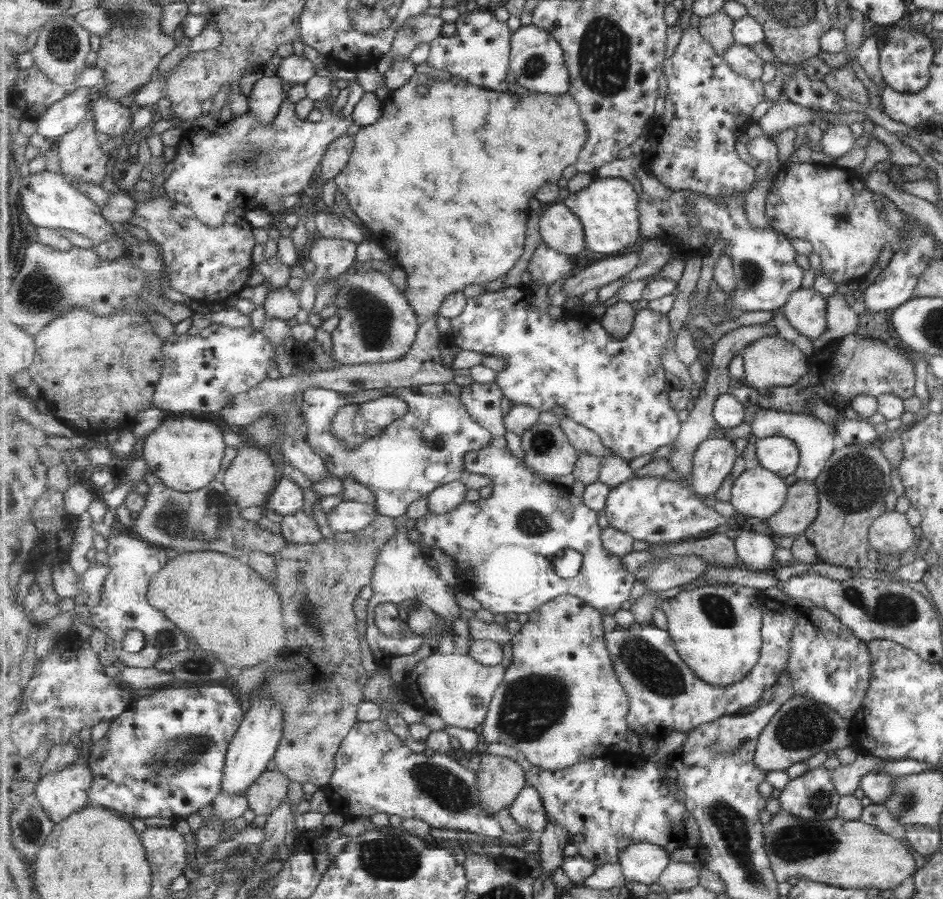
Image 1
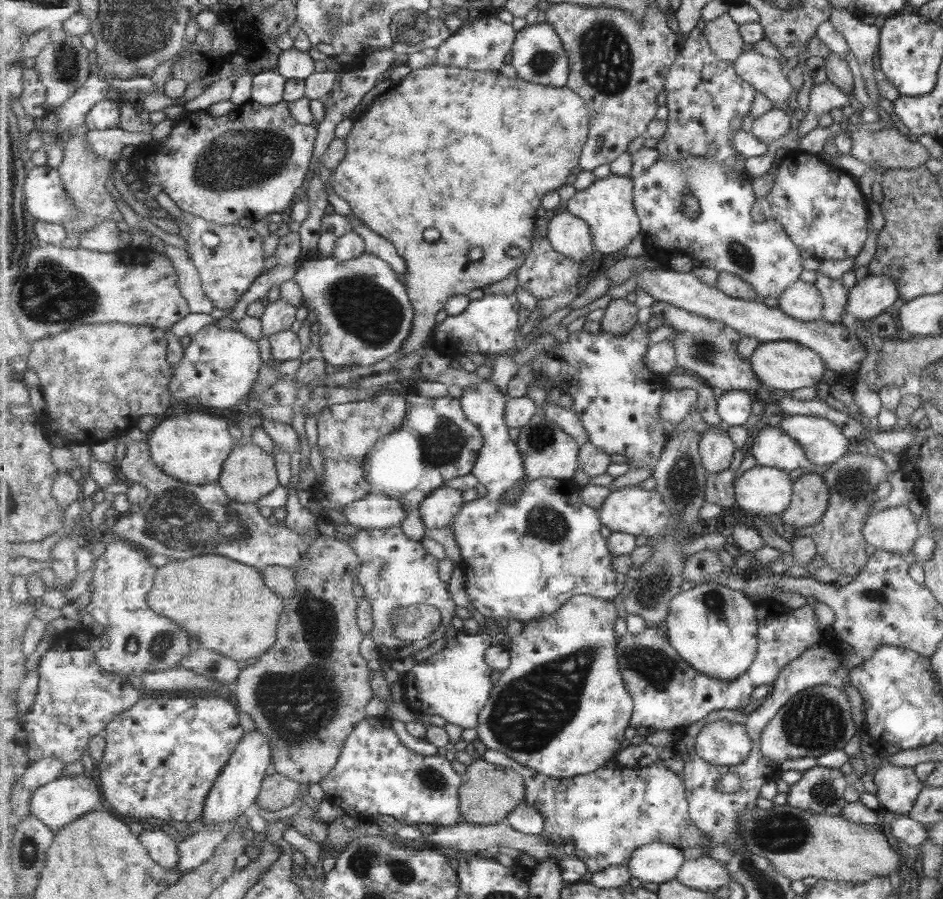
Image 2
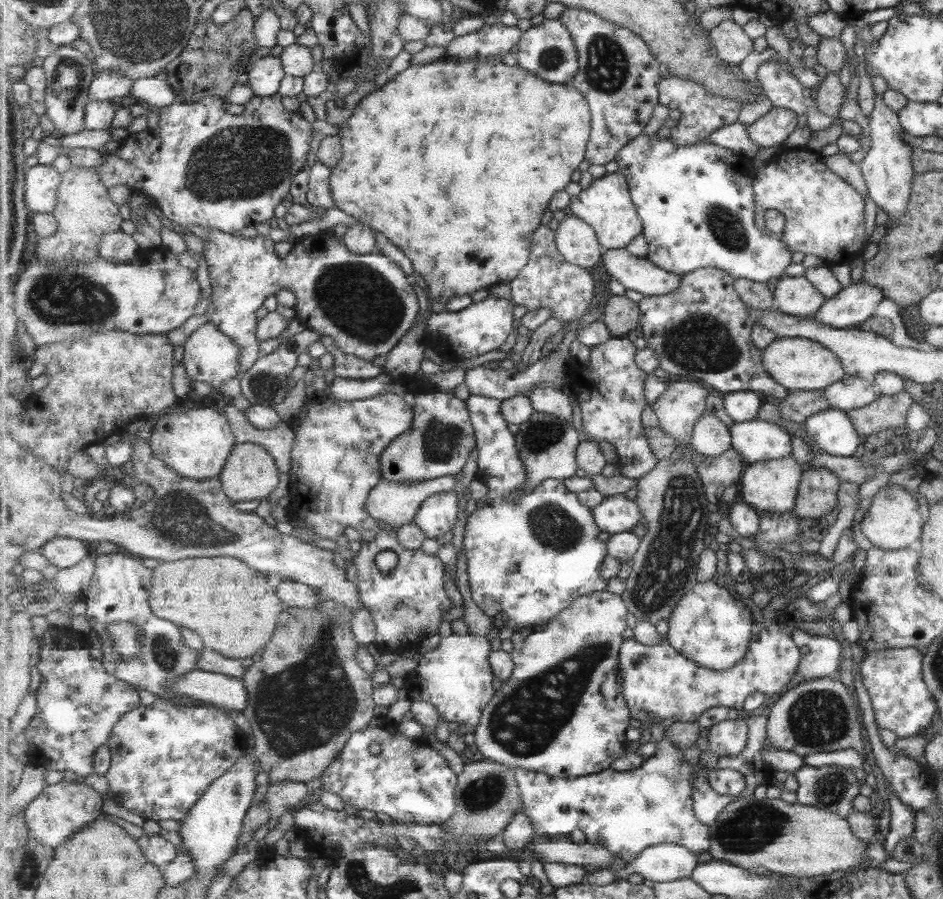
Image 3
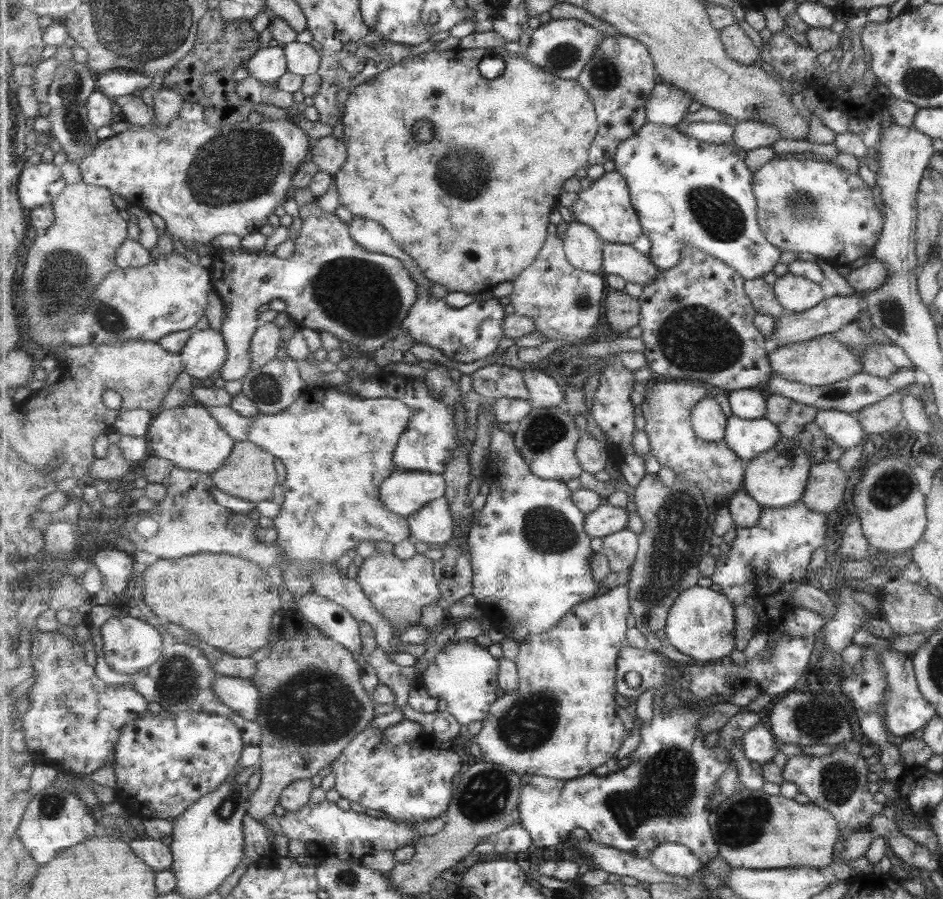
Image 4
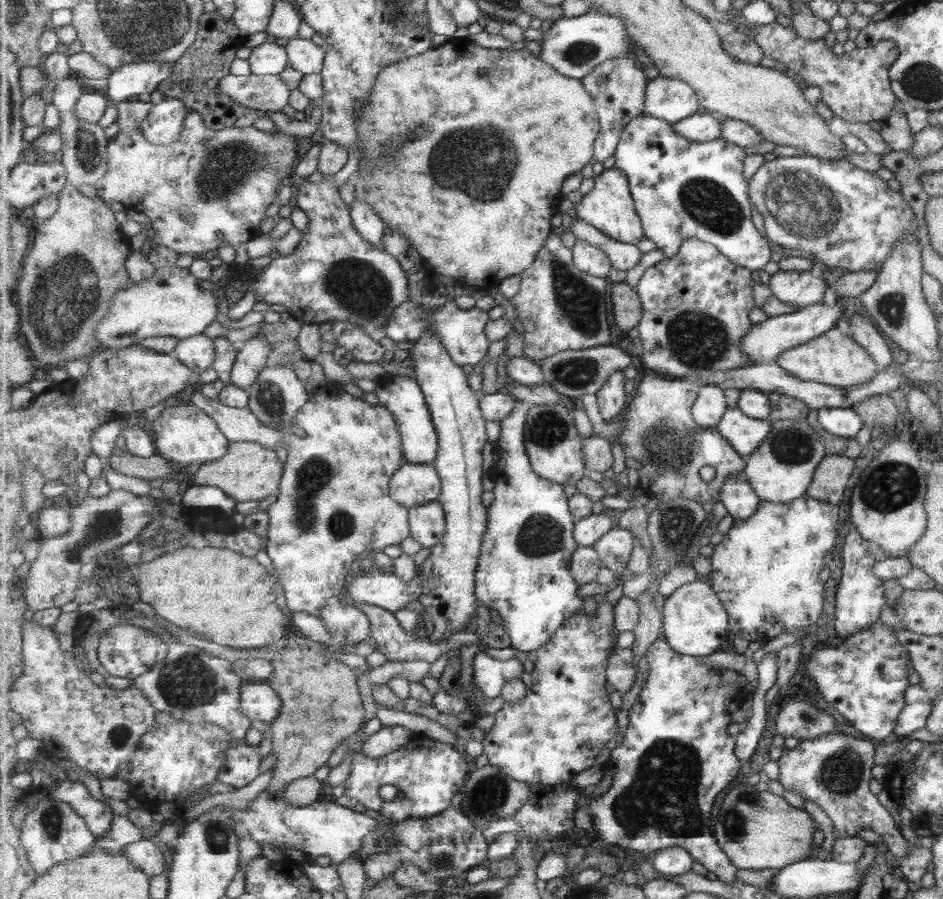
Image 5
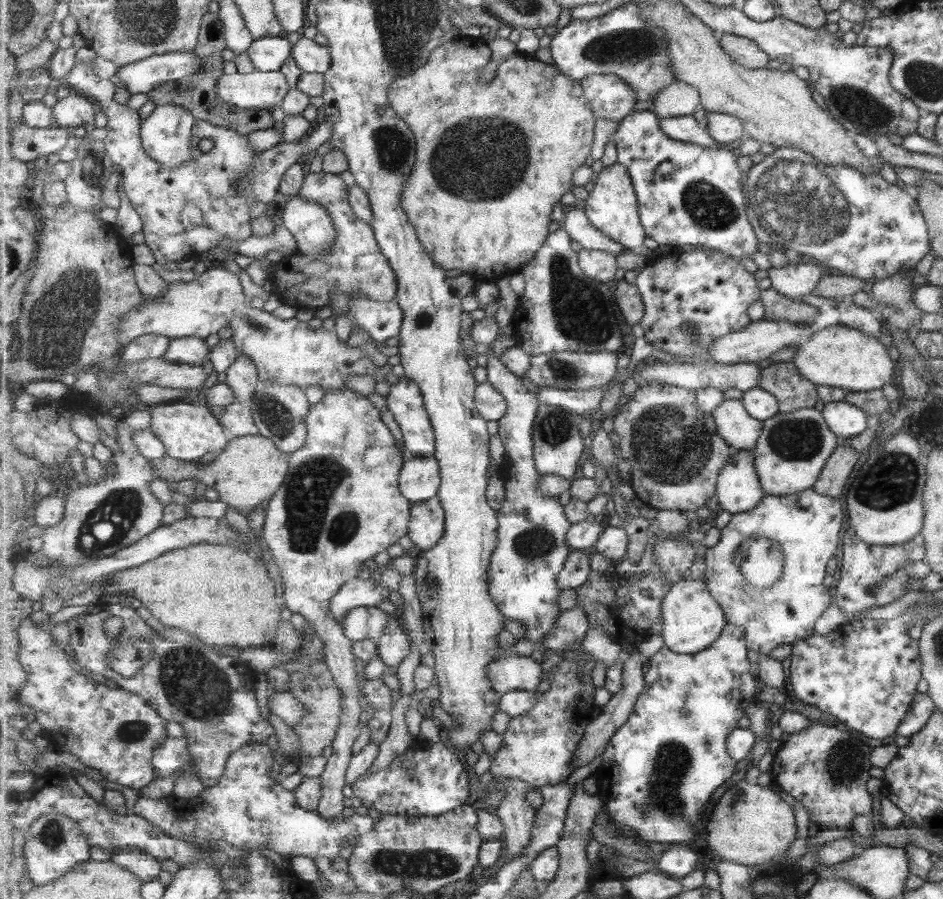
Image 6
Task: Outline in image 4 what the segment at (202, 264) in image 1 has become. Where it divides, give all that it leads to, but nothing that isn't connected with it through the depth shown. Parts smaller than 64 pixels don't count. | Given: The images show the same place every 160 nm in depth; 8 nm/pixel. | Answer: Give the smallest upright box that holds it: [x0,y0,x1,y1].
[209,202,418,381]

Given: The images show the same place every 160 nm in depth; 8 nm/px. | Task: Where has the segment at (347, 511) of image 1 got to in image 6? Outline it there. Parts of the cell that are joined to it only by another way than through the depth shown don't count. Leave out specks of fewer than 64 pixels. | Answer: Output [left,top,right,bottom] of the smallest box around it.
[400,456,441,504]

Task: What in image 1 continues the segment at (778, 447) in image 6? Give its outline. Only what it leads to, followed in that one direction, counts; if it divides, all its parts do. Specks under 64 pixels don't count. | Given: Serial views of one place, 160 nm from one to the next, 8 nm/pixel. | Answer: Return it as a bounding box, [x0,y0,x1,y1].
[731,464,790,520]

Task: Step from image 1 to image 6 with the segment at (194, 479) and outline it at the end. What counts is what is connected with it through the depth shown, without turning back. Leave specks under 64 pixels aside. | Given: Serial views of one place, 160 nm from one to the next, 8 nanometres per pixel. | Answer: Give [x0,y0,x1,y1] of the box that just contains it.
[149,402,231,461]

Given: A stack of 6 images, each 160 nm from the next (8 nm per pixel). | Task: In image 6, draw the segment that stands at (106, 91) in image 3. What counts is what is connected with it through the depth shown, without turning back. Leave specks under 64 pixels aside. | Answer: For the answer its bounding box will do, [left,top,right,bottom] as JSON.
[117,51,204,93]

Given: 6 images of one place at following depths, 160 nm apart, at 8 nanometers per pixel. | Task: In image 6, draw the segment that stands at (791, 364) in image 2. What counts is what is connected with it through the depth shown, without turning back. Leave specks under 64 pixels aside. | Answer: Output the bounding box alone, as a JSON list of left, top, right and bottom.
[791,325,893,392]

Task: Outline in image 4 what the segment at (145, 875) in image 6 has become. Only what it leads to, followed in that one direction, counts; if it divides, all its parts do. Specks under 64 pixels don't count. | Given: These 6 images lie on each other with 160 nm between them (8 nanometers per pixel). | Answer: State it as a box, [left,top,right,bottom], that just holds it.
[130,836,174,874]

